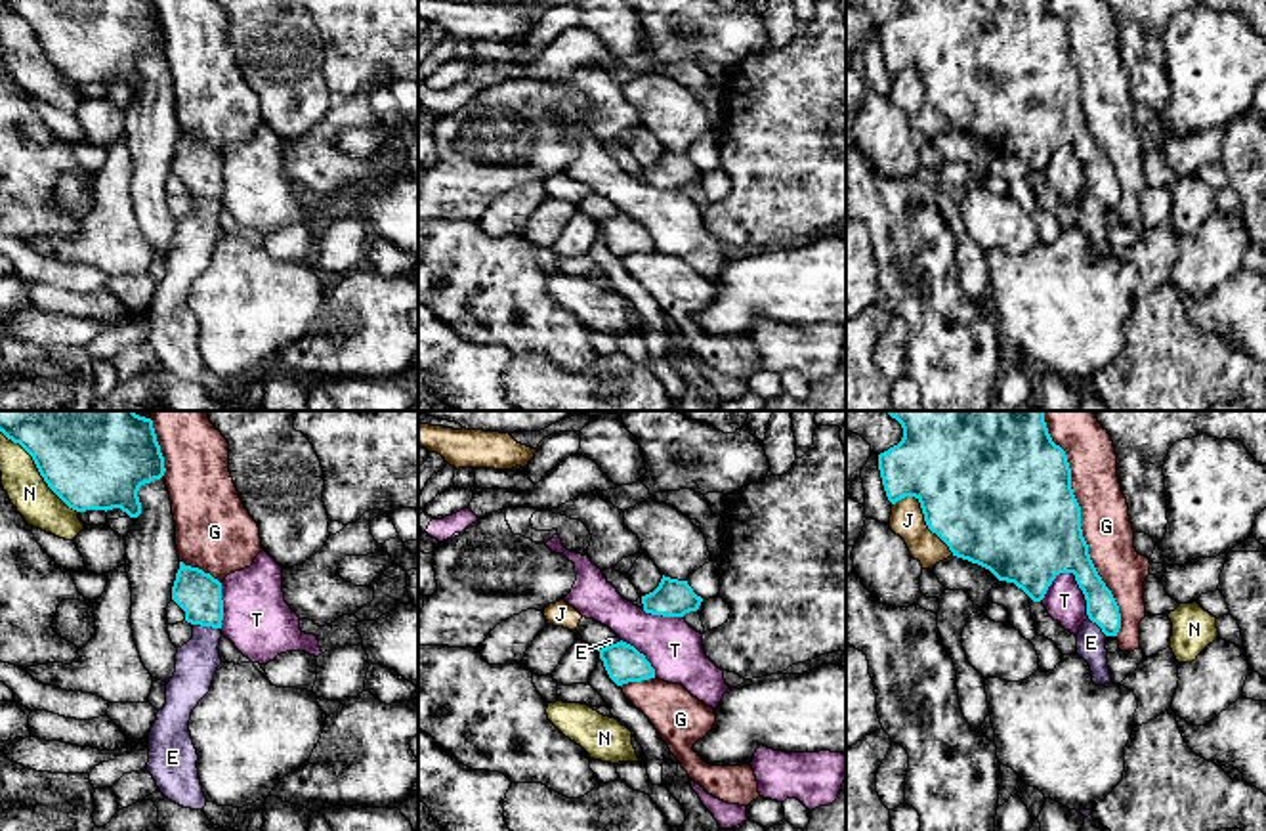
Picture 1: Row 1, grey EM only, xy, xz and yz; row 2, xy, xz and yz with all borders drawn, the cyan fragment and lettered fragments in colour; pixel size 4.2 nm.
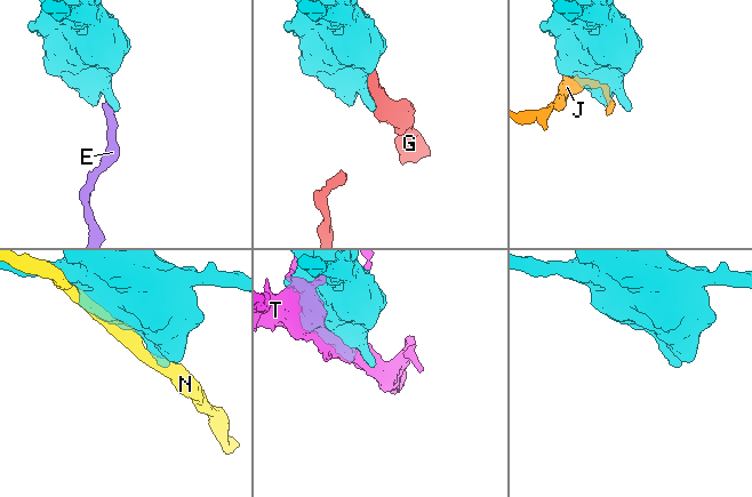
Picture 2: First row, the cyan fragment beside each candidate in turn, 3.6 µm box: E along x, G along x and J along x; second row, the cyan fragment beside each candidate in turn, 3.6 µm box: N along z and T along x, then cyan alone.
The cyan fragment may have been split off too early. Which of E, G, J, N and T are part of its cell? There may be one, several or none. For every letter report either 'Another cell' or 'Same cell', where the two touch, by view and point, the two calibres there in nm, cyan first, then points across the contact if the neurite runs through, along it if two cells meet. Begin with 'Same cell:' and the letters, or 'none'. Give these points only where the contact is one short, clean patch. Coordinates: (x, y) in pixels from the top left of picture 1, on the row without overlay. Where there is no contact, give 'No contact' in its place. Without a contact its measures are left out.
Same cell: none
E: Another cell. Touches cyan at xy (205, 197). Thickness 190 nm (cyan) against 180 nm. Boundary: xy (191, 195), (218, 201)
G: Another cell. Touches cyan at yz (1081, 104). Thickness 480 nm (cyan) against 220 nm
J: Another cell. Touches cyan at yz (925, 88). Thickness 500 nm (cyan) against 140 nm
N: Another cell. Touches cyan at xy (39, 42). Thickness 360 nm (cyan) against 170 nm
T: Another cell. Touches cyan at yz (1079, 159). Thickness 320 nm (cyan) against 170 nm

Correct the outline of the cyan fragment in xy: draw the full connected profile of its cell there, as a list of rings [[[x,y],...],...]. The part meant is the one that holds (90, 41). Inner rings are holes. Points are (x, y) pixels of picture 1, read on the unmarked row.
[[[0,0],[34,32],[48,59],[73,82],[141,86],[137,63],[166,44],[155,0]]]

